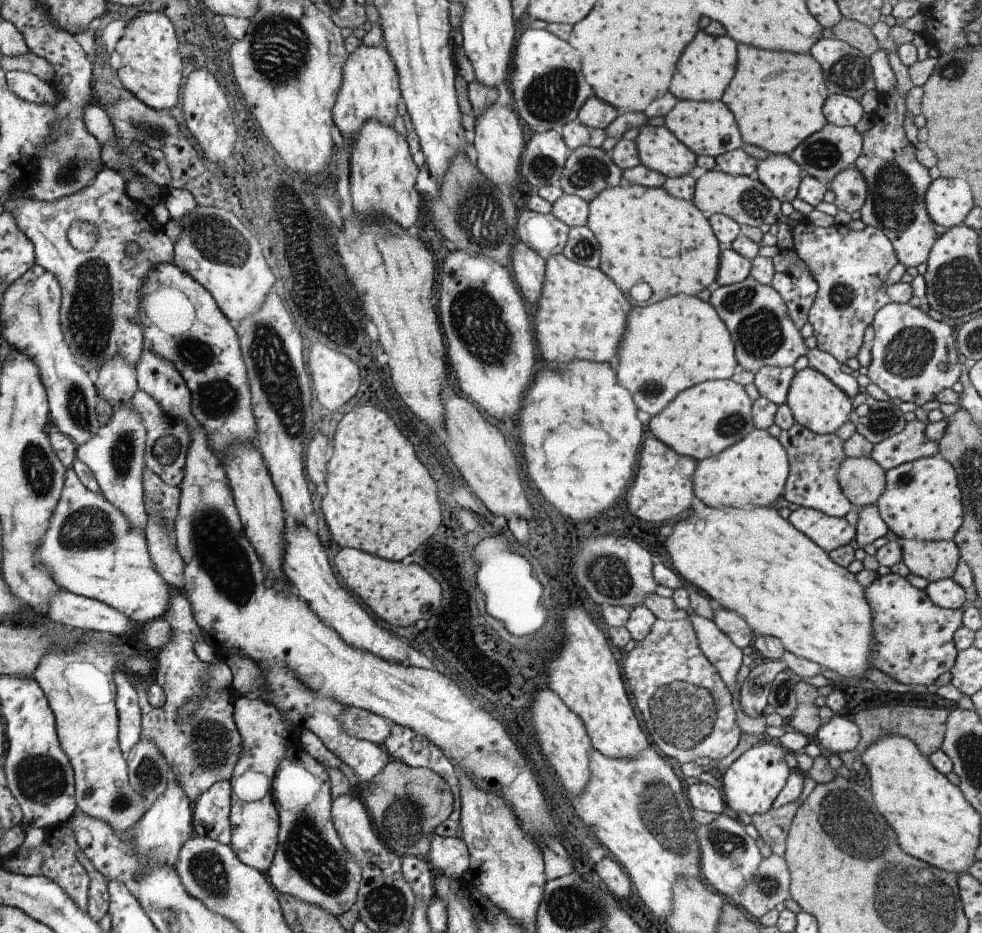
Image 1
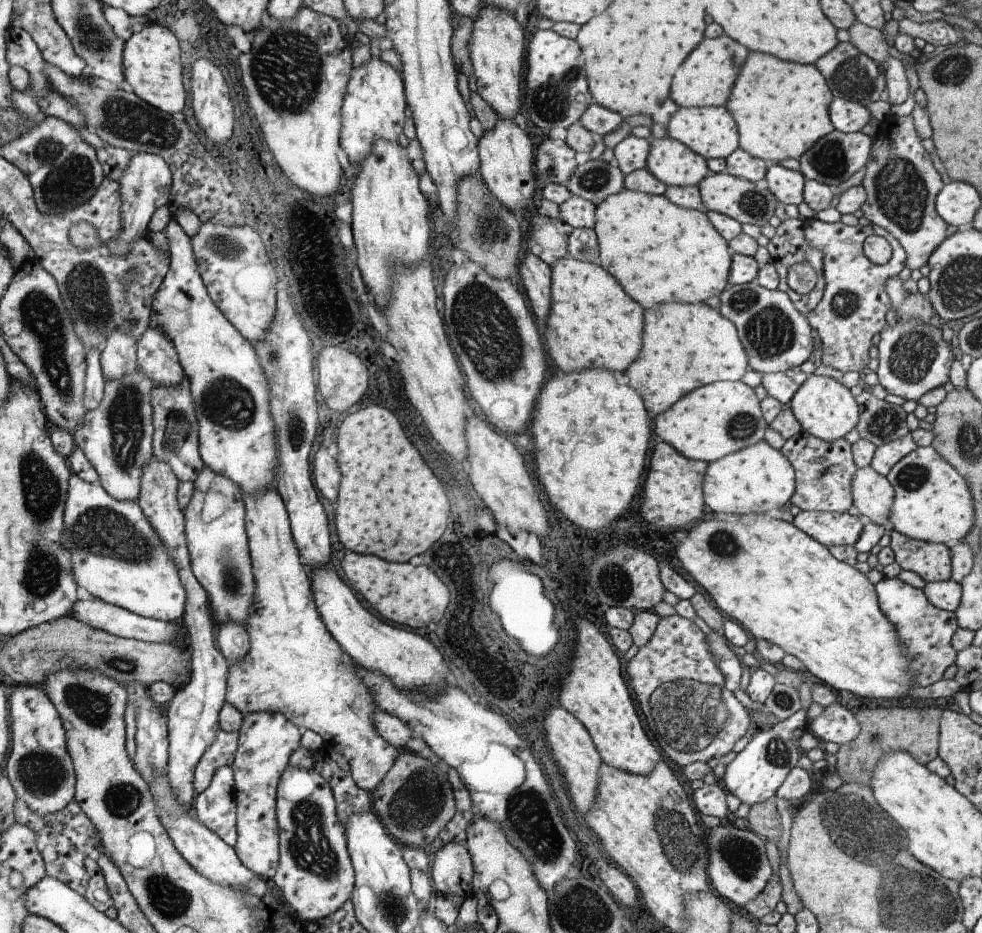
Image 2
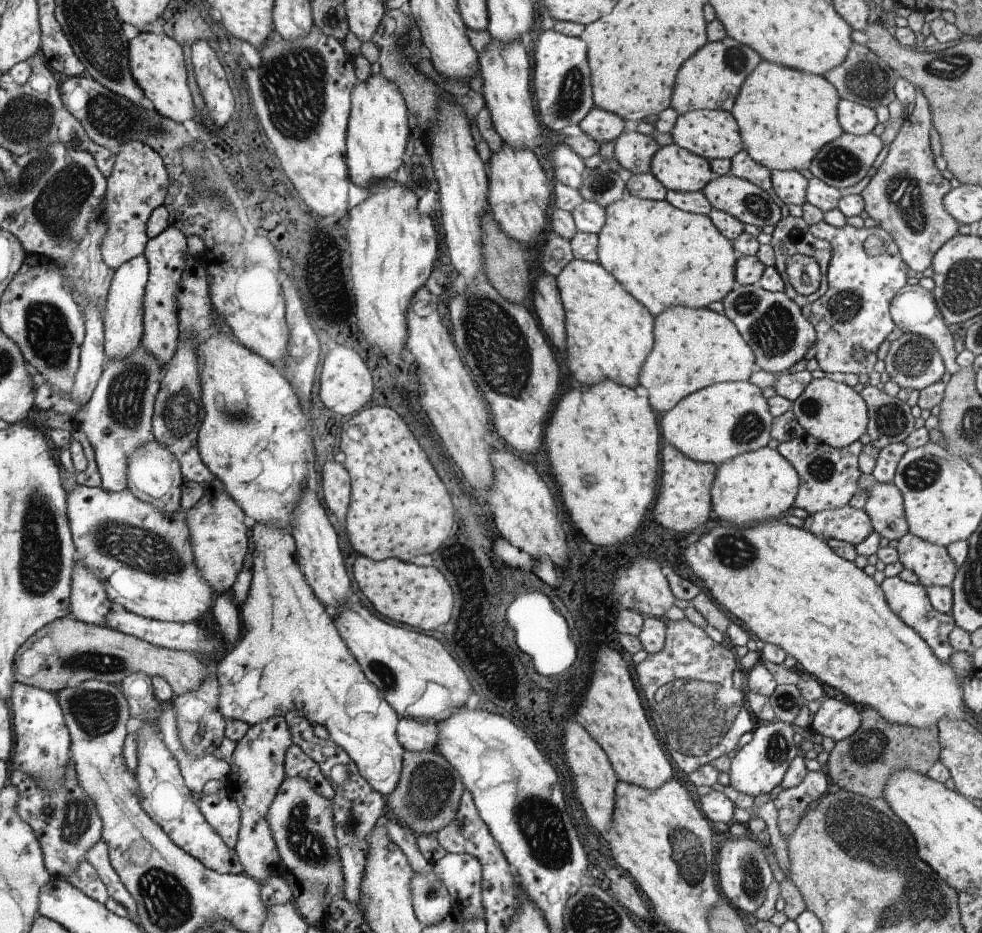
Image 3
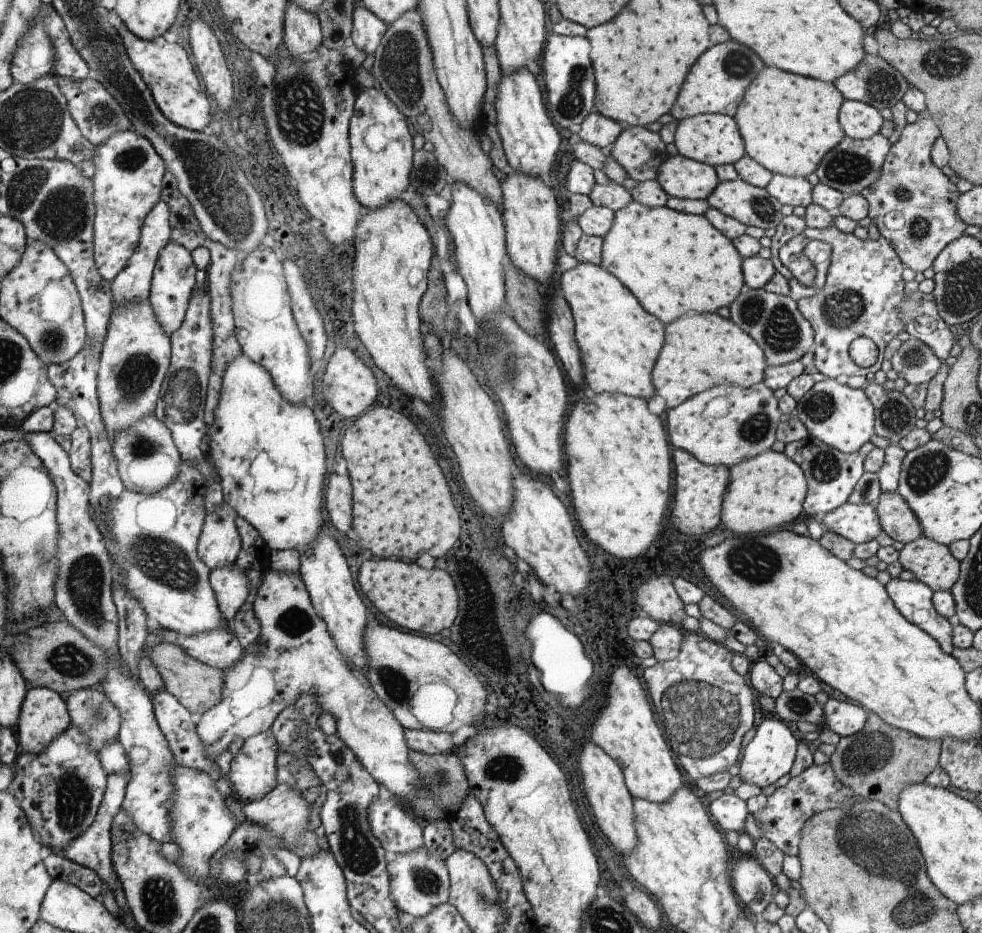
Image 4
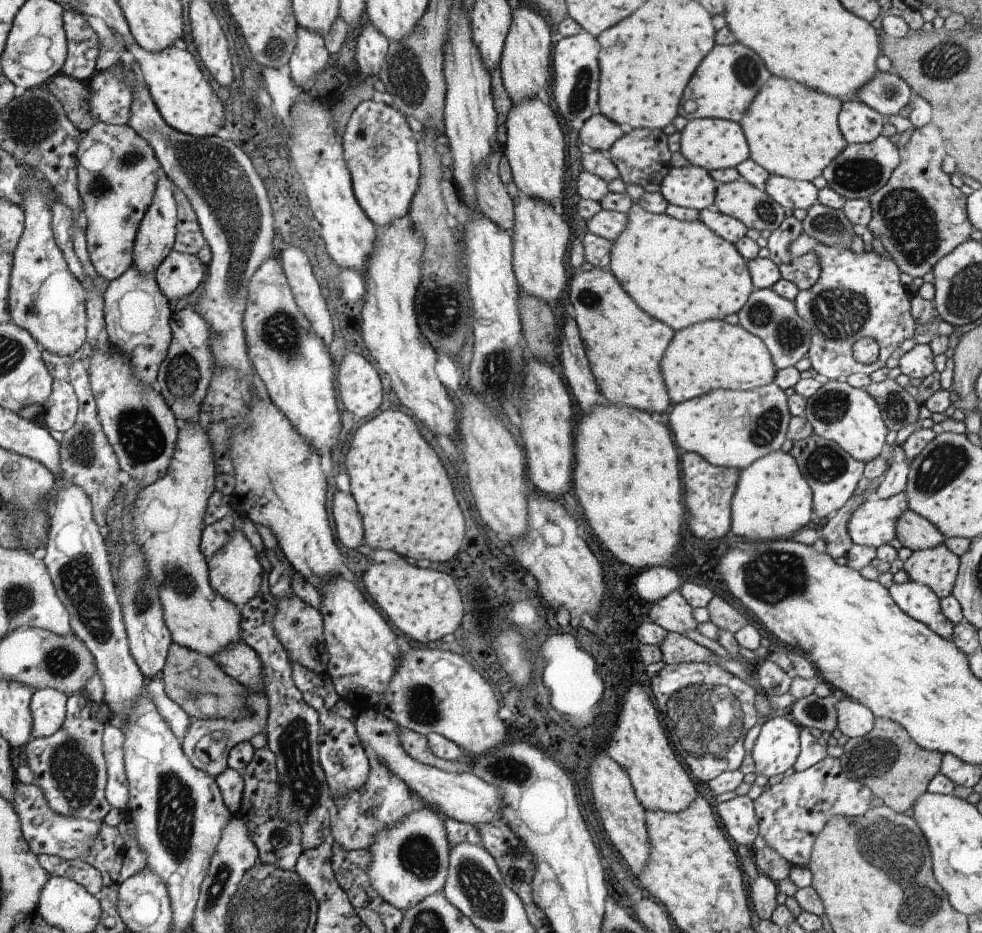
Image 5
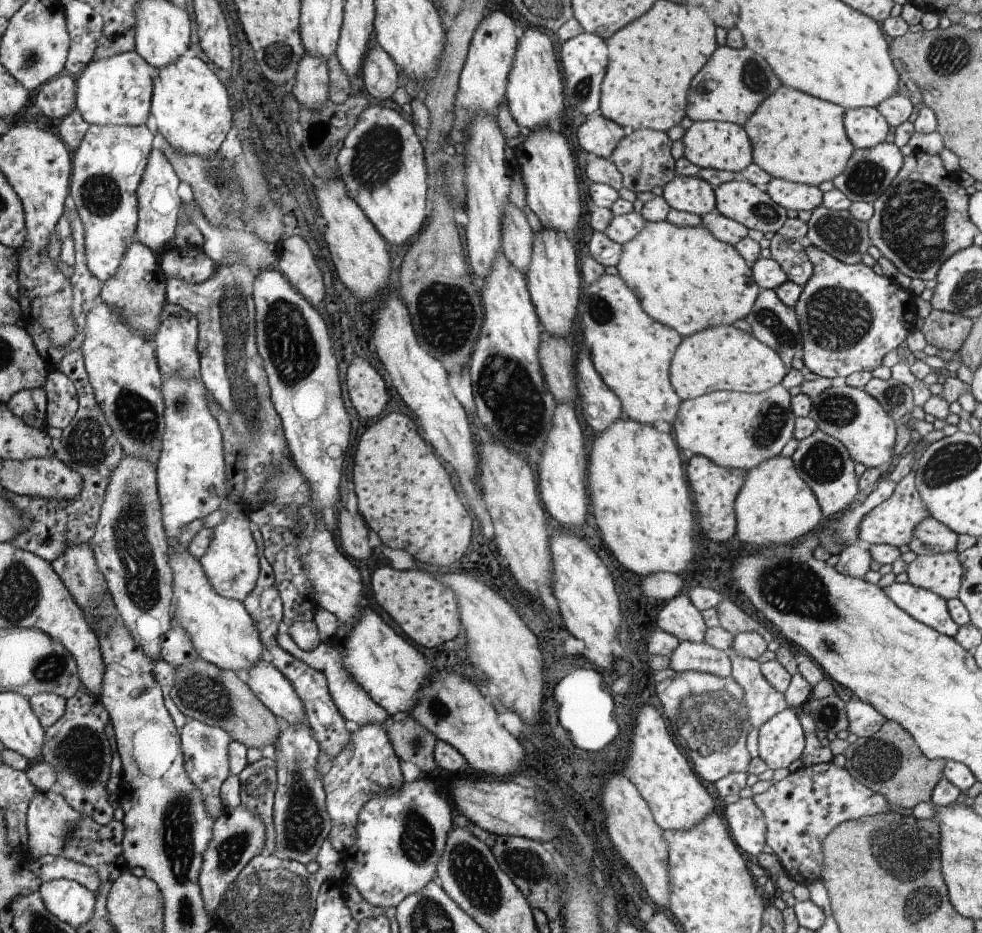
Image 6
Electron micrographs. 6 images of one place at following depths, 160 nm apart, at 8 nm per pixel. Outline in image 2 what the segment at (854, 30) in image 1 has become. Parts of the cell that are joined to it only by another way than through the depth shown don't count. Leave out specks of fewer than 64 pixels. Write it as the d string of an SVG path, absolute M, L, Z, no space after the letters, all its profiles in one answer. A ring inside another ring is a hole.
M856 20L847 30L850 42L866 56L879 63L884 63L890 57L890 44L882 38L882 30L869 27Z

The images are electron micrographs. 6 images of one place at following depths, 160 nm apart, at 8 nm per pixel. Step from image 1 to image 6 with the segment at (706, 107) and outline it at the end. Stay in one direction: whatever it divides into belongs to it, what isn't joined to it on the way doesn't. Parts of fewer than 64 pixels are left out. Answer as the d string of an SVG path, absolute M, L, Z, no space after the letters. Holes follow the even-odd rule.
M694 121L685 130L684 157L701 169L738 172L753 162L753 144L746 129L728 121Z

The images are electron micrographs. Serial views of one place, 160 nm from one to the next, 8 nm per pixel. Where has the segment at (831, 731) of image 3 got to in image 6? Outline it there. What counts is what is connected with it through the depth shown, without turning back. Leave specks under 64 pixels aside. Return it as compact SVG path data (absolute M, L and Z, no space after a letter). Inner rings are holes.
M851 699L845 706L849 720L848 732L858 737L871 737L878 733L886 719L871 704Z

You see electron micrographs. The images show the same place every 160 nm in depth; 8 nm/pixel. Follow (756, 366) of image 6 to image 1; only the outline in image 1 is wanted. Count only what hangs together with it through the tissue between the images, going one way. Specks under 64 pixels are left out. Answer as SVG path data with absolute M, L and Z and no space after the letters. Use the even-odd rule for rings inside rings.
M672 296L646 306L634 306L618 358L613 364L618 382L630 390L640 410L656 416L688 388L712 380L728 380L739 368L730 330L716 310L697 296Z

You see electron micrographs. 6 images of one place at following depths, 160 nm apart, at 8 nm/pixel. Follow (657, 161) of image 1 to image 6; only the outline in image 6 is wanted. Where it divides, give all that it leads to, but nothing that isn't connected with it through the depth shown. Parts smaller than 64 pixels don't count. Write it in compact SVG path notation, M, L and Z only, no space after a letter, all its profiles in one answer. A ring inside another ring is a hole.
M677 175L663 186L663 197L672 209L703 216L716 210L714 188L697 176Z

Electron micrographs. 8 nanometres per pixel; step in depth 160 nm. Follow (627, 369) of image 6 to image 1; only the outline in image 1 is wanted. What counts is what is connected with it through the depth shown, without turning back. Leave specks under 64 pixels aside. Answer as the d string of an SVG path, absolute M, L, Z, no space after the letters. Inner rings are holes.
M563 253L545 262L545 288L534 314L534 330L543 359L547 363L584 360L613 365L626 336L632 304L621 288L599 268L572 262Z

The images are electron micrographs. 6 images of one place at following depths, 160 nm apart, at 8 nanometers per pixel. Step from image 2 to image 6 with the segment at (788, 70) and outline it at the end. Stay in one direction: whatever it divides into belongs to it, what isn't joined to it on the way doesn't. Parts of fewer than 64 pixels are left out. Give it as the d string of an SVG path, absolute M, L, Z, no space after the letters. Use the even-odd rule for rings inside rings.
M780 85L762 101L743 126L753 144L753 162L772 177L818 185L838 176L855 146L844 128L845 110L837 104Z

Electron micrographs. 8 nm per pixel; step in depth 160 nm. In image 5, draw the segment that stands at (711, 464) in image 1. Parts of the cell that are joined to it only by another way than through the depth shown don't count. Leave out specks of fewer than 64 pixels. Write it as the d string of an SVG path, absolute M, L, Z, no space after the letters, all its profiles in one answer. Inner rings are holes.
M774 451L739 472L739 480L731 498L731 530L736 536L760 540L788 539L800 528L806 528L813 512L813 492L802 476L796 459L789 453Z

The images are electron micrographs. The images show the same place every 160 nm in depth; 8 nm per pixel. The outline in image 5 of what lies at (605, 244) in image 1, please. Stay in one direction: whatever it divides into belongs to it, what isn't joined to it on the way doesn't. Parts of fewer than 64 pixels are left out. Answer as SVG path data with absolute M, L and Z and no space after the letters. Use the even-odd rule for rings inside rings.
M633 203L630 207L627 212L627 223L624 230L616 237L616 240L613 240L608 269L616 275L621 285L625 287L625 291L638 303L641 309L644 309L644 312L647 312L652 318L657 318L660 322L668 324L675 331L682 330L694 323L723 320L725 316L736 314L754 290L754 283L750 276L747 261L731 242L718 236L700 220L681 221L665 212L662 214L651 213L644 210L638 203Z

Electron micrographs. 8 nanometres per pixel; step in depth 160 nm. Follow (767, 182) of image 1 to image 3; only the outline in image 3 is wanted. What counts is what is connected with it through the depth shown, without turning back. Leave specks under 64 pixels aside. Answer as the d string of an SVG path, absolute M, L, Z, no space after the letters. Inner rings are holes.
M776 170L771 171L771 182L774 192L784 204L802 206L806 200L808 179L800 171Z

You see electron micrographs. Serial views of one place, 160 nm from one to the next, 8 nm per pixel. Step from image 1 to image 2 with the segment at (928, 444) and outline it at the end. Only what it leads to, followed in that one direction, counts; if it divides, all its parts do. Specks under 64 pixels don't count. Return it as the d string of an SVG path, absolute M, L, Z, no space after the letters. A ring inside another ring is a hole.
M911 431L892 442L883 444L875 448L874 456L871 460L872 468L878 473L886 476L888 471L907 454L918 448L914 442Z

